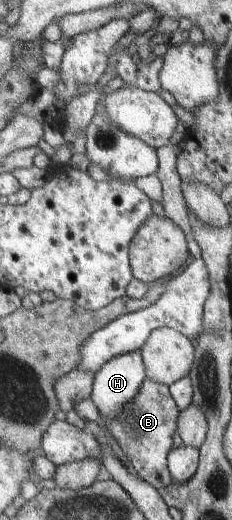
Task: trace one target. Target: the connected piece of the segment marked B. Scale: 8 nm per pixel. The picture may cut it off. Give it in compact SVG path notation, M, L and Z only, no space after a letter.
M147 377L135 402L130 403L119 418L111 421L103 418L107 429L121 447L122 454L126 455L125 466L158 491L165 490L174 483L169 468L169 456L174 448L179 414L180 407L171 394L170 386Z

